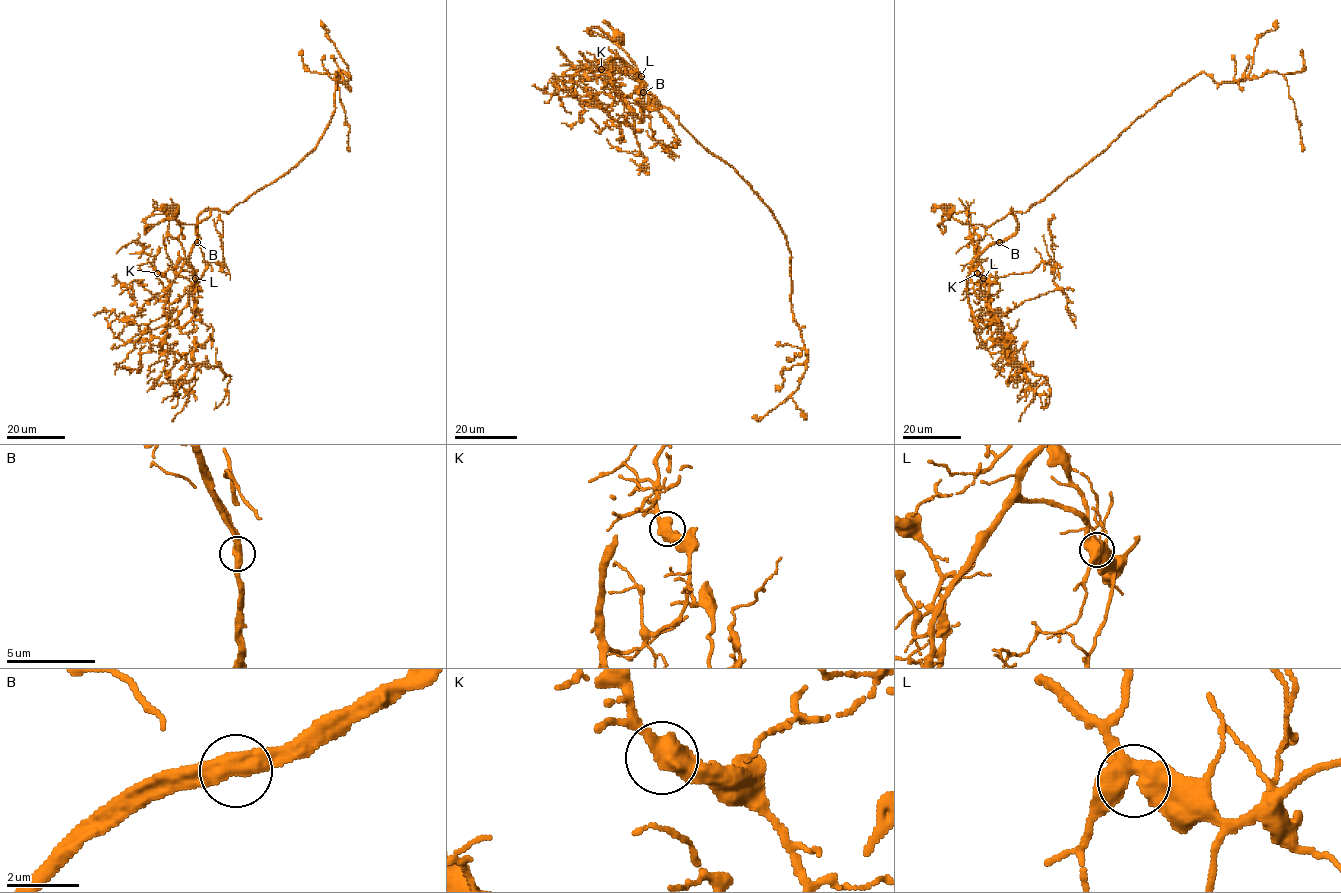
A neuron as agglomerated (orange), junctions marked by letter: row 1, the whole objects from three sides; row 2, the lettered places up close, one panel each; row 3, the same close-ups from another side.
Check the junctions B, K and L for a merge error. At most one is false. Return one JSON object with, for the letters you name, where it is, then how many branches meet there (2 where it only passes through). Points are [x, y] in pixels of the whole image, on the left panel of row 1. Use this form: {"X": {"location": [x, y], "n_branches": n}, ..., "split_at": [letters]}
{"split_at": []}

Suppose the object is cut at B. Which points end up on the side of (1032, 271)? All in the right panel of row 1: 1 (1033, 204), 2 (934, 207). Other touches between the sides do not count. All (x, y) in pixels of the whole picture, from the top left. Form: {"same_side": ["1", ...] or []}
{"same_side": ["1"]}

